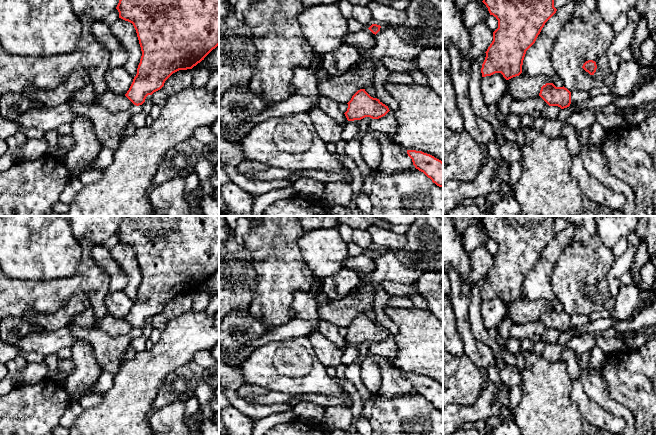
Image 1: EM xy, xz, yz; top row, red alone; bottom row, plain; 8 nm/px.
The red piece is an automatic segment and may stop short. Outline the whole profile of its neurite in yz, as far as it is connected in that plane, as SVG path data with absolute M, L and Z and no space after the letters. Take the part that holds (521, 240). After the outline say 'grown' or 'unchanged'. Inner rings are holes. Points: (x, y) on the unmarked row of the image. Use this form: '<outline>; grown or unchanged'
M483 216L483 227L498 244L493 265L482 288L482 301L501 297L506 304L522 297L526 275L535 267L545 247L556 237L555 216Z; unchanged

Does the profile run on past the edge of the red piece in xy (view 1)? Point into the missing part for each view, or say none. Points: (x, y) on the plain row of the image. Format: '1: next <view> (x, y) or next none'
1: next none

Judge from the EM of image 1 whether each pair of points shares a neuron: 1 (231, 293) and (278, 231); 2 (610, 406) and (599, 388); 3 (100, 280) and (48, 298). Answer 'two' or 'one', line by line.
1: two
2: one
3: one

